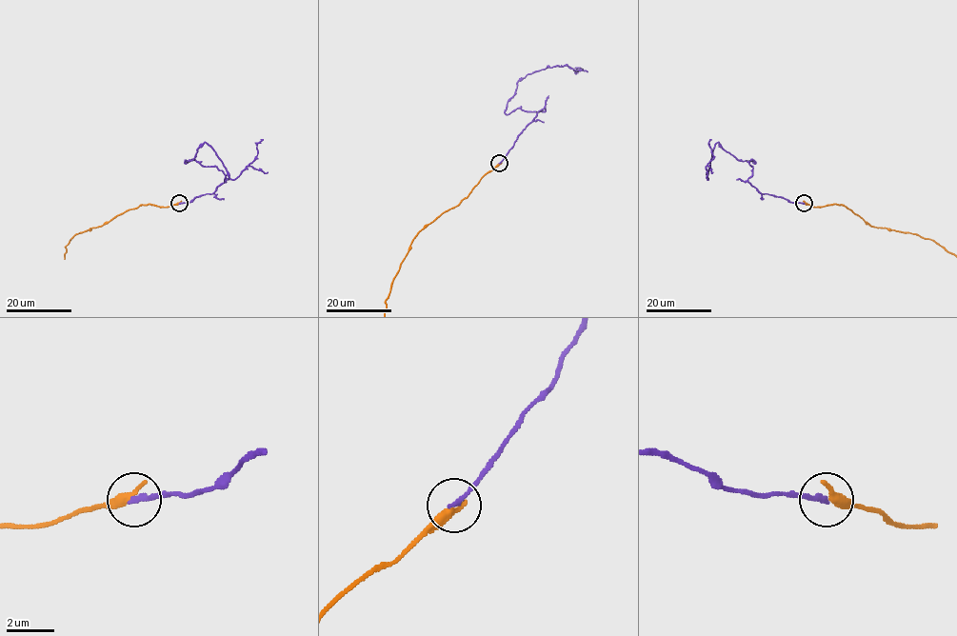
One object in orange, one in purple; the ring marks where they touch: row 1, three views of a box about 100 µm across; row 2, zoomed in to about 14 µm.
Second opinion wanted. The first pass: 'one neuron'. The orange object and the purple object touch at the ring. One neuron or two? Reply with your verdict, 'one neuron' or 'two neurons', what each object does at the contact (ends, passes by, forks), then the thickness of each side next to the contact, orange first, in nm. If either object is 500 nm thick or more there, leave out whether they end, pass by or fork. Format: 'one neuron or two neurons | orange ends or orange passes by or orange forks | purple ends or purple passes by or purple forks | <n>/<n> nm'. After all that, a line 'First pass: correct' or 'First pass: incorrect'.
two neurons | orange ends | purple ends | 420/190 nm
First pass: incorrect

